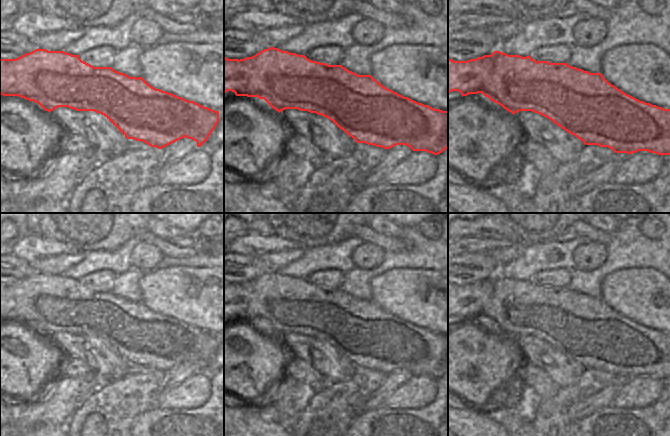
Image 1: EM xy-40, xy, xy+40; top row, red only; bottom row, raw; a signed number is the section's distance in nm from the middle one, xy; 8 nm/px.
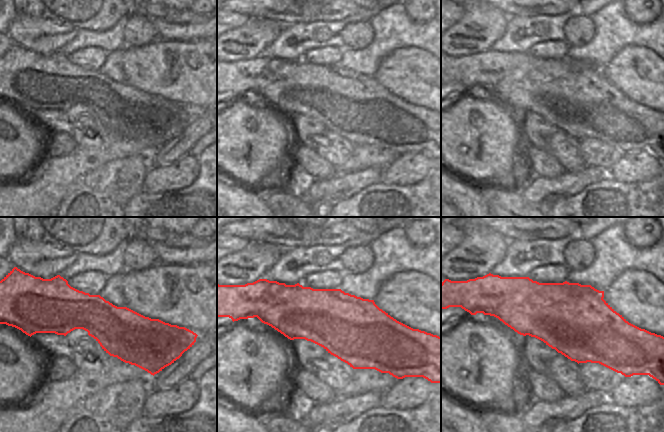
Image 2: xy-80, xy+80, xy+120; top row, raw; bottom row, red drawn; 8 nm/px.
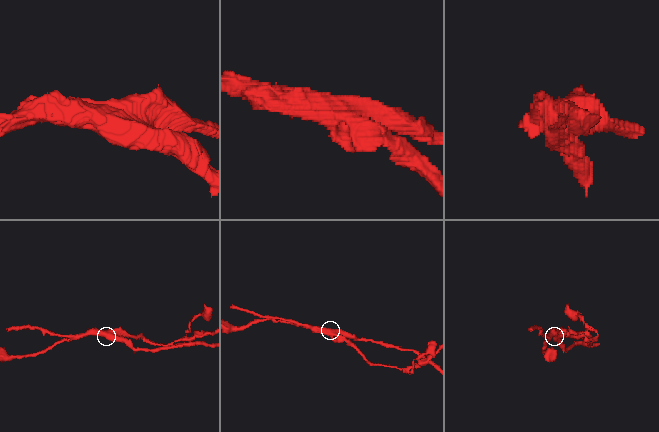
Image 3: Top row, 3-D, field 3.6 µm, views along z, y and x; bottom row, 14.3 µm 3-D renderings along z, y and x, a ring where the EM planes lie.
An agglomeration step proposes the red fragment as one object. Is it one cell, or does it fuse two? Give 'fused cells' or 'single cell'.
fused cells

